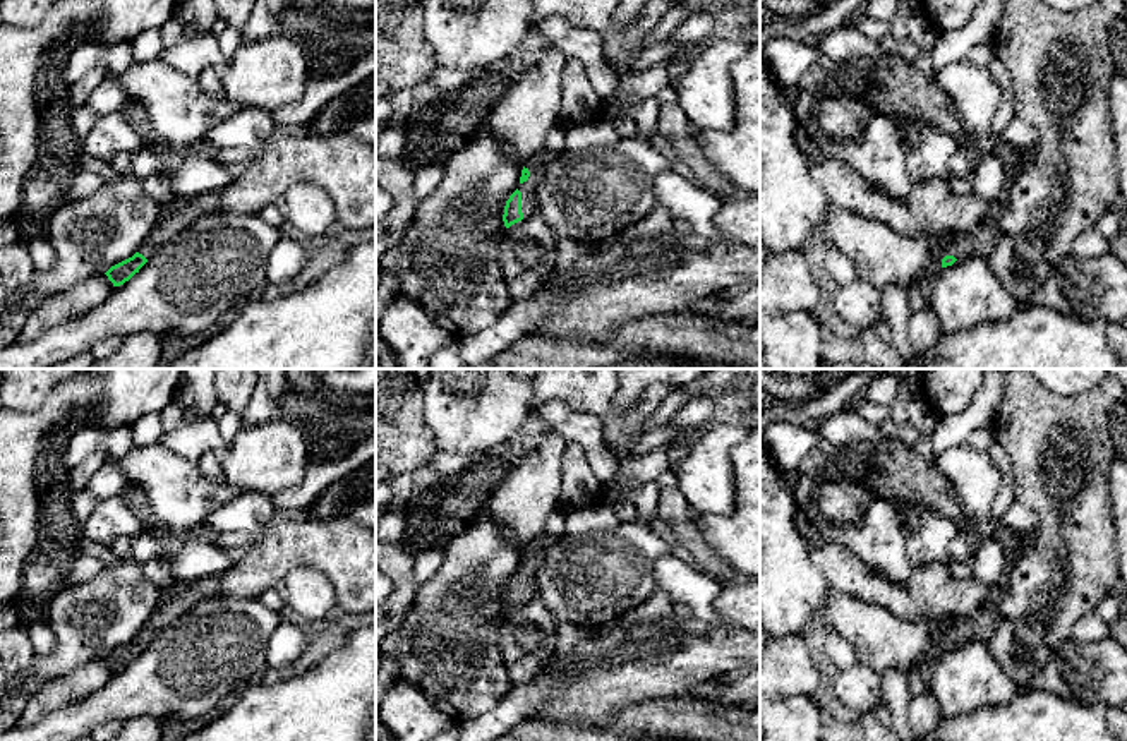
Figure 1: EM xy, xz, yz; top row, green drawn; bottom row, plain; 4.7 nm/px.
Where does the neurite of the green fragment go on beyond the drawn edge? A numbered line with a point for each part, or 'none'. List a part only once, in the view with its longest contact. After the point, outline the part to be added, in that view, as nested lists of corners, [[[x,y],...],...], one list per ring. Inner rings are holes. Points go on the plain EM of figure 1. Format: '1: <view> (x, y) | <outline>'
1: xz (536, 549) | [[[542,535],[540,539],[523,545],[523,551],[530,556],[530,561],[527,566],[518,568],[518,575],[521,576],[521,597],[523,602],[537,599],[537,573],[540,569],[540,564],[544,561],[544,554],[552,542],[551,537]]]

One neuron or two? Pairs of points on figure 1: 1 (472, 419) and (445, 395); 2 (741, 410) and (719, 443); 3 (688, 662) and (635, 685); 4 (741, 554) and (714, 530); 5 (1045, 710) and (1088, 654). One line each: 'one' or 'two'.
1: one
2: two
3: one
4: one
5: two

